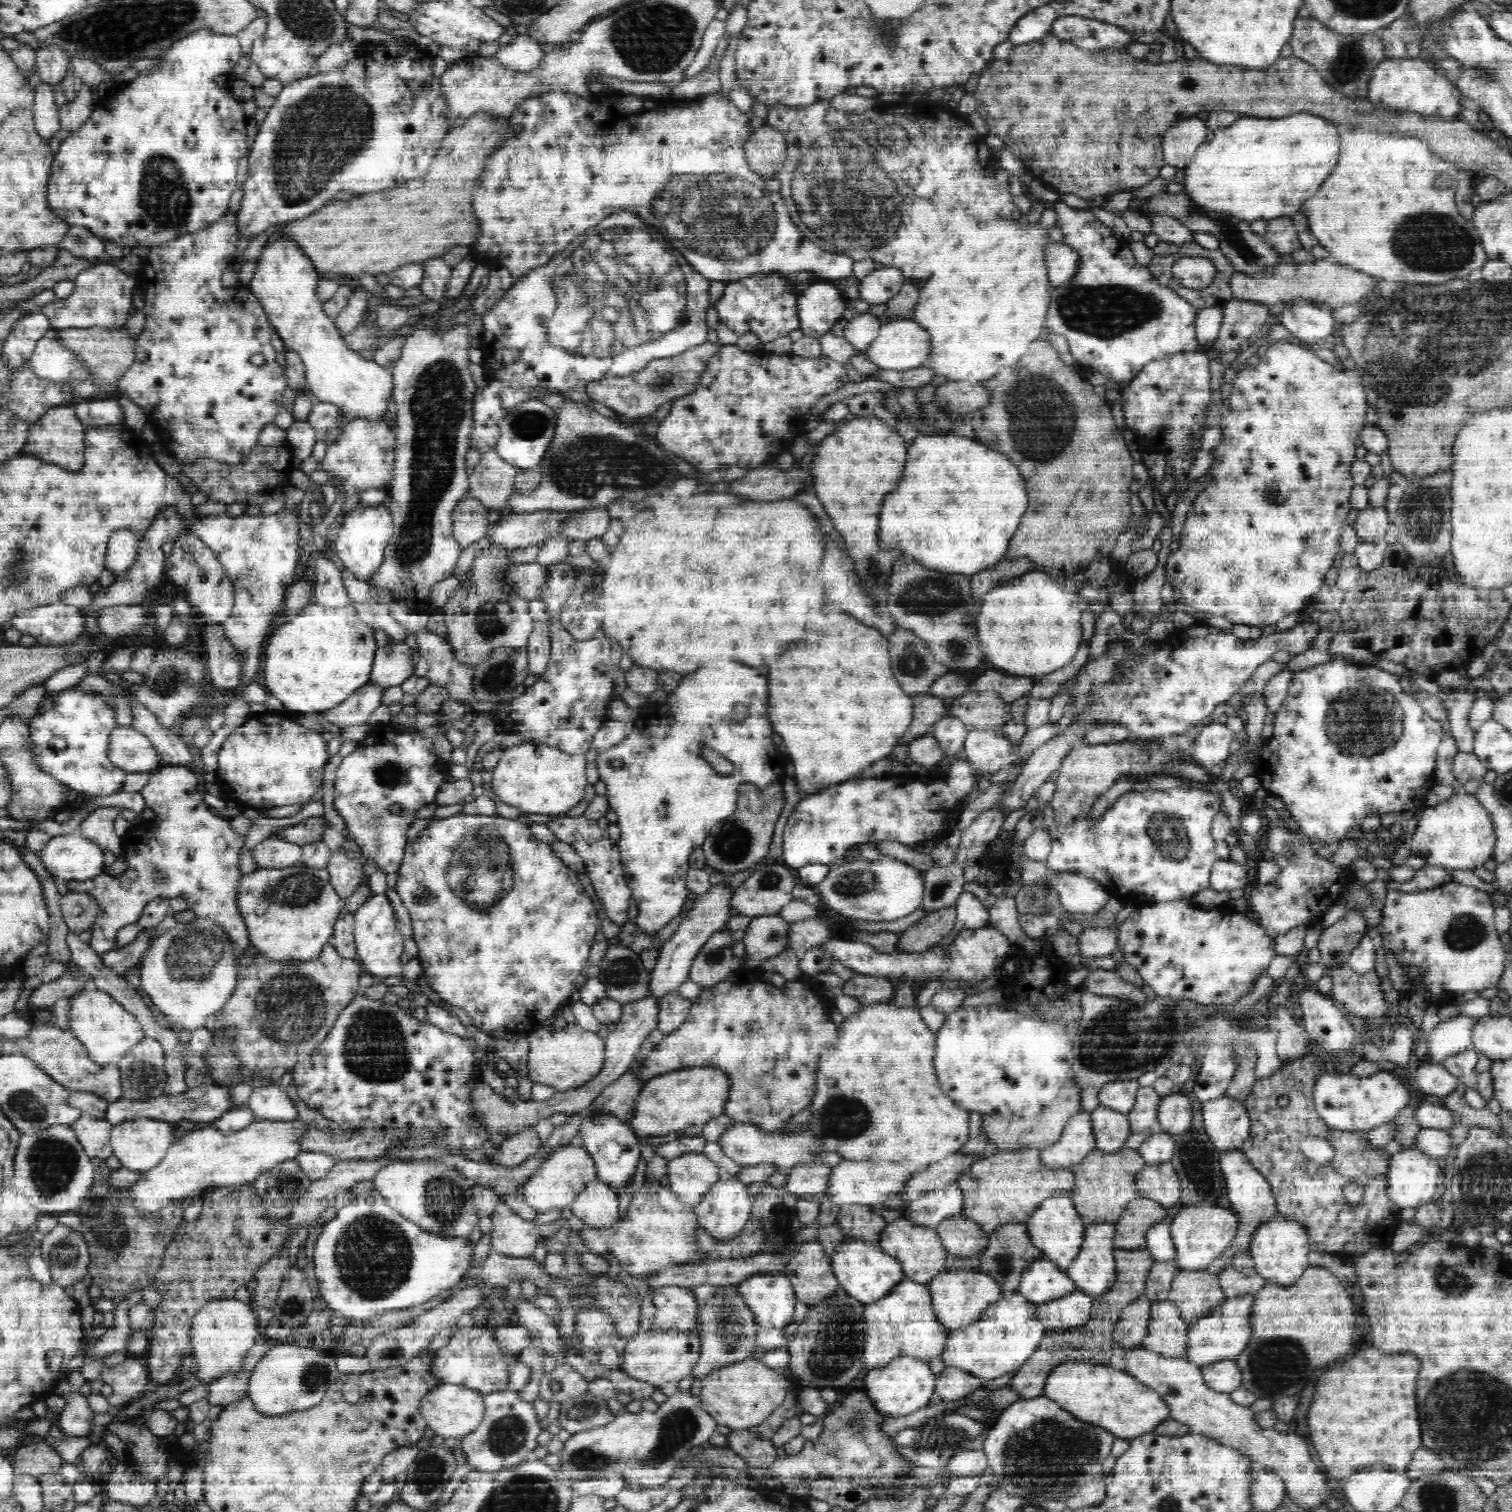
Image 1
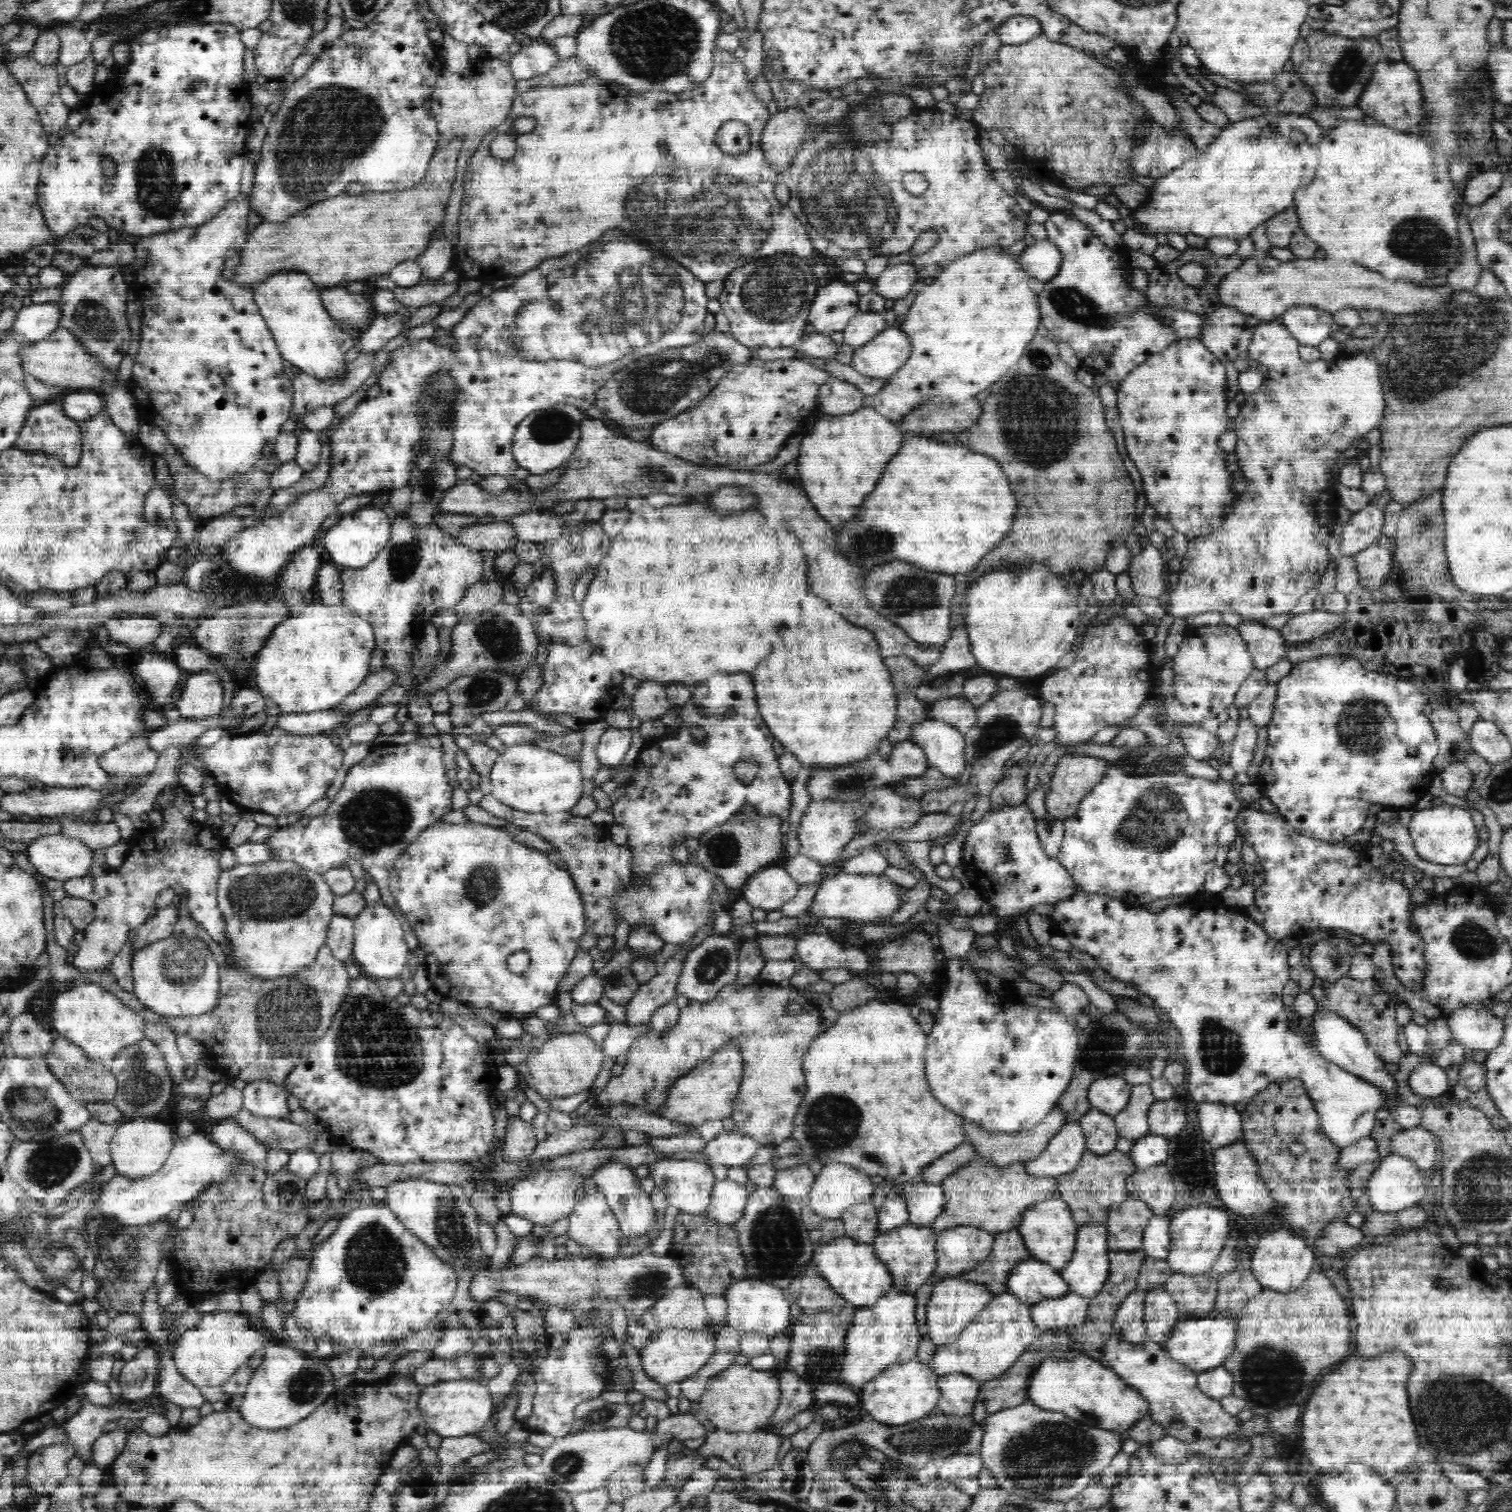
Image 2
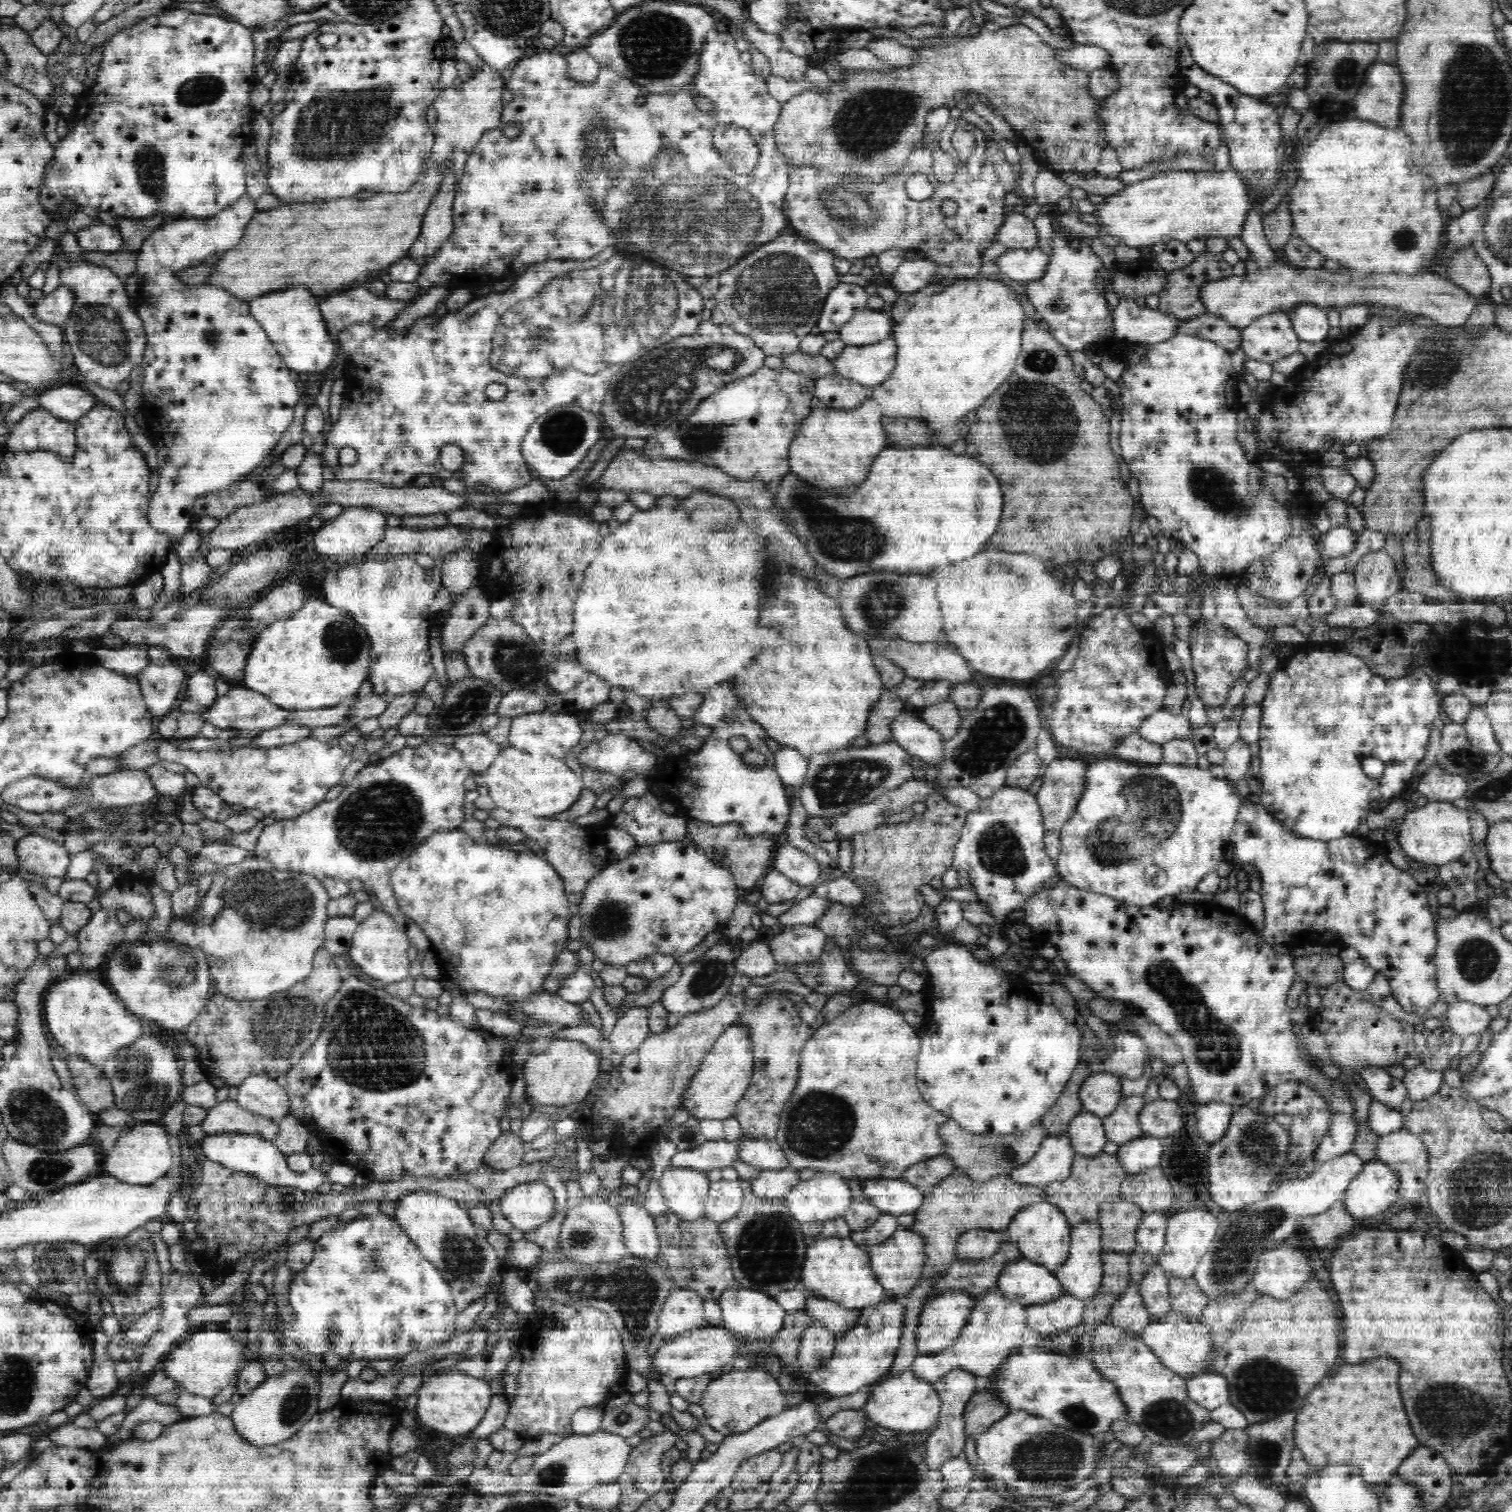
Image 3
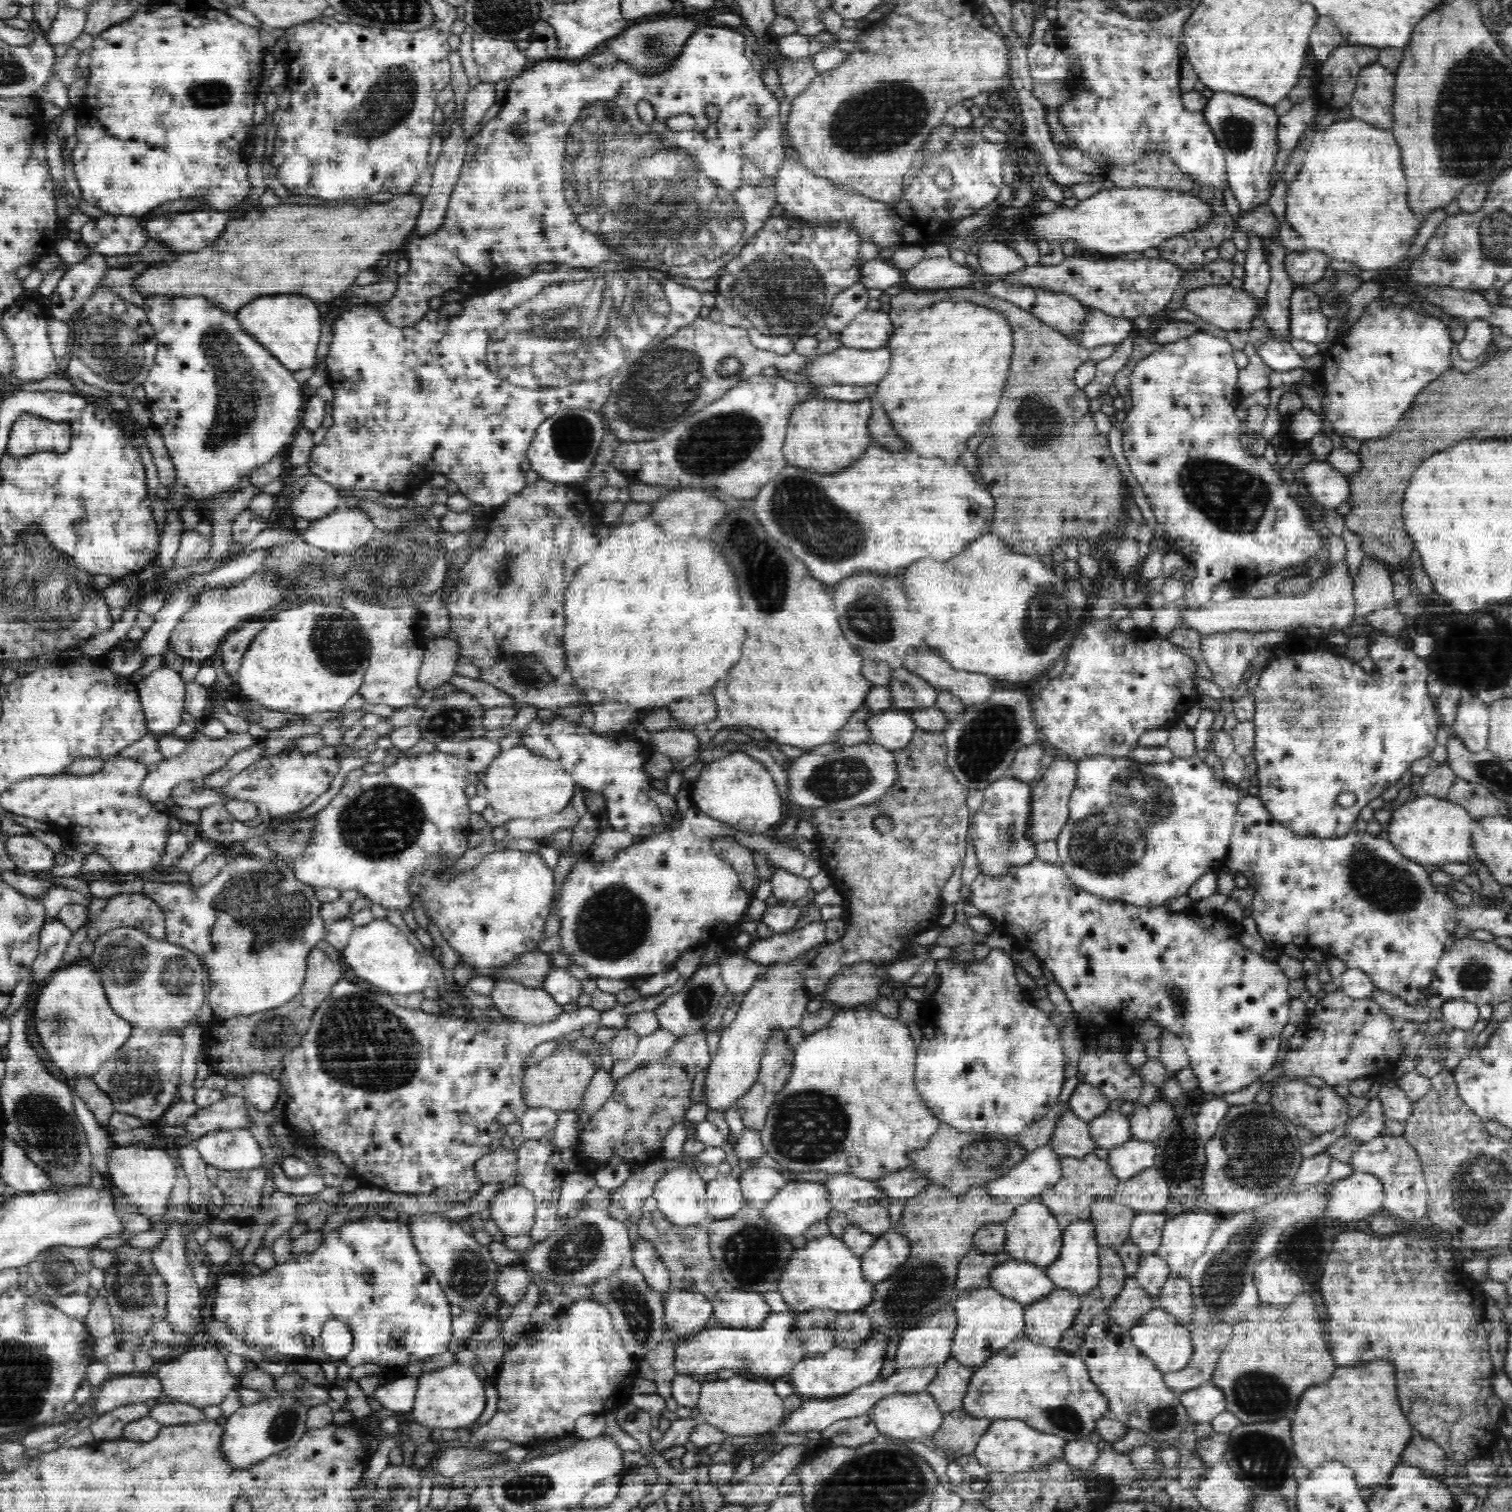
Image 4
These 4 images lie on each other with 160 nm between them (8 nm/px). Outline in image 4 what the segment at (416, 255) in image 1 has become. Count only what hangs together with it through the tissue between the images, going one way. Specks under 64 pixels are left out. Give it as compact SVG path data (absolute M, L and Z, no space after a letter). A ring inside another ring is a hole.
M416 194L402 195L402 198L392 198L390 202L384 203L372 203L364 205L364 208L358 208L356 206L332 206L332 208L326 208L323 205L302 205L297 204L278 204L276 208L262 207L264 210L259 208L250 209L245 212L244 216L230 219L230 222L226 223L225 229L222 231L220 236L216 237L216 240L197 252L184 252L184 254L178 254L178 256L172 256L173 259L165 259L168 264L160 264L160 266L148 267L144 272L140 273L133 282L133 287L136 292L139 292L145 298L148 296L156 296L157 293L163 293L166 296L204 296L211 297L215 301L219 308L226 309L228 312L236 312L240 310L245 304L250 303L250 300L262 297L264 294L304 294L312 300L318 300L320 302L330 302L336 297L340 297L347 288L350 288L355 284L355 278L359 275L358 272L362 270L370 270L370 266L374 266L382 254L386 252L392 252L396 248L400 248L404 244L404 238L414 232L414 226L417 226L417 218L422 208L422 202L424 198L416 197Z

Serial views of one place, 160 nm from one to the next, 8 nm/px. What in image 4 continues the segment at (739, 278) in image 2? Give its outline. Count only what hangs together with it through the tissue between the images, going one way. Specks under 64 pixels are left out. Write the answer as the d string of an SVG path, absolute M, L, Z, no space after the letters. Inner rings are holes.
M778 212L770 219L766 224L755 234L754 238L748 241L746 246L742 247L742 252L726 263L724 268L724 274L722 274L718 280L713 294L715 295L715 307L721 312L721 321L728 326L743 328L749 334L751 343L760 350L768 352L775 352L776 354L785 355L792 352L795 348L796 341L800 337L804 336L816 336L822 328L825 327L826 316L830 312L834 298L846 288L850 288L853 284L860 283L860 260L858 260L858 253L860 252L860 235L856 234L854 227L850 227L848 223L836 223L832 226L810 225L810 223L801 222L790 216ZM792 228L798 228L800 230L800 238L798 242L791 242L786 239L786 232L792 230Z

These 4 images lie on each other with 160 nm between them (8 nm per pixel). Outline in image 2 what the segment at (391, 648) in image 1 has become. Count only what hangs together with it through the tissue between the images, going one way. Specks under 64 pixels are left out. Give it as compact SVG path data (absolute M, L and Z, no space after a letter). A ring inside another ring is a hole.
M381 668L374 673L370 673L352 694L348 695L336 707L332 707L331 710L341 710L341 712L346 712L346 710L365 711L365 707L376 700L383 690L395 684L395 680L396 675L390 669Z

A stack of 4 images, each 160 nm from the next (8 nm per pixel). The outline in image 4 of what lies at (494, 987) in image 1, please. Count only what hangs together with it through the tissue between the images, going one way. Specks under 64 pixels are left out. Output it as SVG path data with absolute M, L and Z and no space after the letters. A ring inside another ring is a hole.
M496 850L487 854L474 866L474 868L470 868L470 870L460 870L466 871L466 874L462 874L462 876L458 876L458 878L454 878L450 884L442 884L438 878L442 876L442 872L440 872L440 868L436 868L430 876L418 876L418 878L414 878L412 880L412 892L411 894L420 894L420 898L422 898L422 904L424 904L424 908L426 908L426 914L440 926L440 932L442 932L443 938L448 940L448 944L456 950L456 952L460 952L460 956L462 956L462 960L466 962L466 965L472 967L474 971L476 971L476 976L484 976L484 974L490 974L490 972L498 972L498 970L502 970L502 966L506 966L508 962L512 964L517 961L517 958L524 954L525 952L532 952L532 950L538 950L536 946L538 946L538 942L542 942L544 940L544 934L542 934L542 930L544 930L544 922L546 922L546 918L548 918L548 910L550 910L552 899L554 898L554 890L556 890L556 880L554 880L554 872L552 868L548 868L548 864L544 861L544 858L536 851L520 851L520 850Z

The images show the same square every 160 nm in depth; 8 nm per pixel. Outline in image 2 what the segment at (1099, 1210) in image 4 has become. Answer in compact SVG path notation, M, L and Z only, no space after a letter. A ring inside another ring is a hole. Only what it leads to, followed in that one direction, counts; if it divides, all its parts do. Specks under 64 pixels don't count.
M1129 1198L1115 1204L1108 1212L1108 1248L1110 1251L1137 1251L1143 1246L1143 1232L1155 1215L1143 1201Z

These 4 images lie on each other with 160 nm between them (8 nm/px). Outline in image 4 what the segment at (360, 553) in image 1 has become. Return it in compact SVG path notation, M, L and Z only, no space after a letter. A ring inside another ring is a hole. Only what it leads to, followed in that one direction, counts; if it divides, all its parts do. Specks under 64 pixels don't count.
M343 505L311 521L309 527L301 533L308 544L340 554L365 546L375 537L377 530L363 509Z

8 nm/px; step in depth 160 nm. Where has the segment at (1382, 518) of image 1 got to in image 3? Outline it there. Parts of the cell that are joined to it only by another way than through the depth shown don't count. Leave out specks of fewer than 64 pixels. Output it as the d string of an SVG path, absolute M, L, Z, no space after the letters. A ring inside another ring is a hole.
M1350 525L1331 527L1325 534L1320 534L1317 540L1319 553L1324 560L1347 555L1355 547L1360 533L1355 532L1355 528L1349 529Z

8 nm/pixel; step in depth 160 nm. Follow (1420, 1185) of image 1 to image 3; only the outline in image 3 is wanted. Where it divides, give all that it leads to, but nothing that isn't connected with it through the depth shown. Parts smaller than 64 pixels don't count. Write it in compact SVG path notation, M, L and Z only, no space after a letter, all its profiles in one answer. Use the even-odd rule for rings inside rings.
M1370 1160L1348 1185L1343 1205L1354 1219L1368 1219L1383 1213L1398 1198L1398 1172L1390 1164Z

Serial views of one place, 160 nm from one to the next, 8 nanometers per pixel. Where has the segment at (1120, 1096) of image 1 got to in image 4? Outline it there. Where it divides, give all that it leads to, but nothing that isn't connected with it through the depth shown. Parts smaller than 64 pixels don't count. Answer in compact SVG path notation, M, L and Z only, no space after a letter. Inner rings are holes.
M1078 1083L1068 1101L1070 1111L1080 1120L1090 1122L1108 1111L1110 1101L1104 1093L1088 1083Z

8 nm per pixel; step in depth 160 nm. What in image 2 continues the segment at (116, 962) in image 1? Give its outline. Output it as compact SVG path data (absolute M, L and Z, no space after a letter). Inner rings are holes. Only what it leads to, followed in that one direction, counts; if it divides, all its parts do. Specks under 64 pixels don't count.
M168 905L158 910L156 916L148 918L144 924L136 928L137 935L132 942L135 952L156 940L168 938L173 934L176 922L178 922L178 907Z

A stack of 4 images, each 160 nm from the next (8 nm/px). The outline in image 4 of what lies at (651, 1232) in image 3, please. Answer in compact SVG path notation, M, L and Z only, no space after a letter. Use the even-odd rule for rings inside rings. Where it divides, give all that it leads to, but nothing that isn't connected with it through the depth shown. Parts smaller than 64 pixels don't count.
M638 1236L635 1247L631 1249L628 1262L640 1270L644 1280L654 1292L663 1295L670 1291L671 1282L668 1269L647 1240Z

